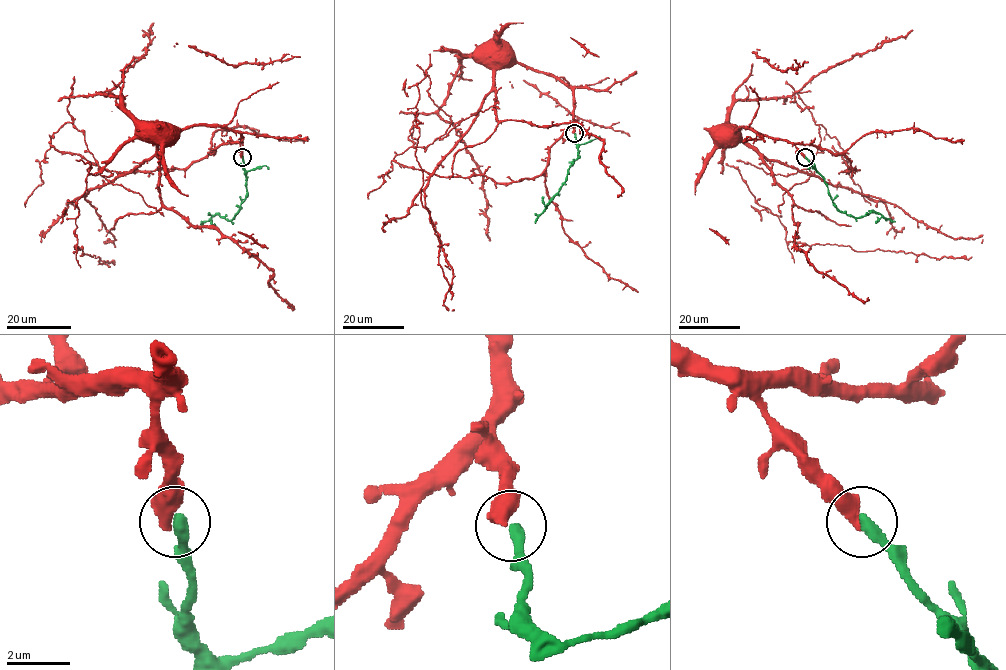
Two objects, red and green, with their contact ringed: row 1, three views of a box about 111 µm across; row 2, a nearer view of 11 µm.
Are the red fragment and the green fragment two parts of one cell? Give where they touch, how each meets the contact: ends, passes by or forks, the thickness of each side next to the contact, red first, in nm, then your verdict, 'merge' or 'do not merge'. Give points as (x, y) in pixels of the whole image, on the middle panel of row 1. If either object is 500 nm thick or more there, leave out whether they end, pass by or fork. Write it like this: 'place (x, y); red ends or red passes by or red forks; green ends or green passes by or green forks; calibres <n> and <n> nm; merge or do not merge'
place (574, 133); red ends; green ends; calibres 420 and 400 nm; merge

